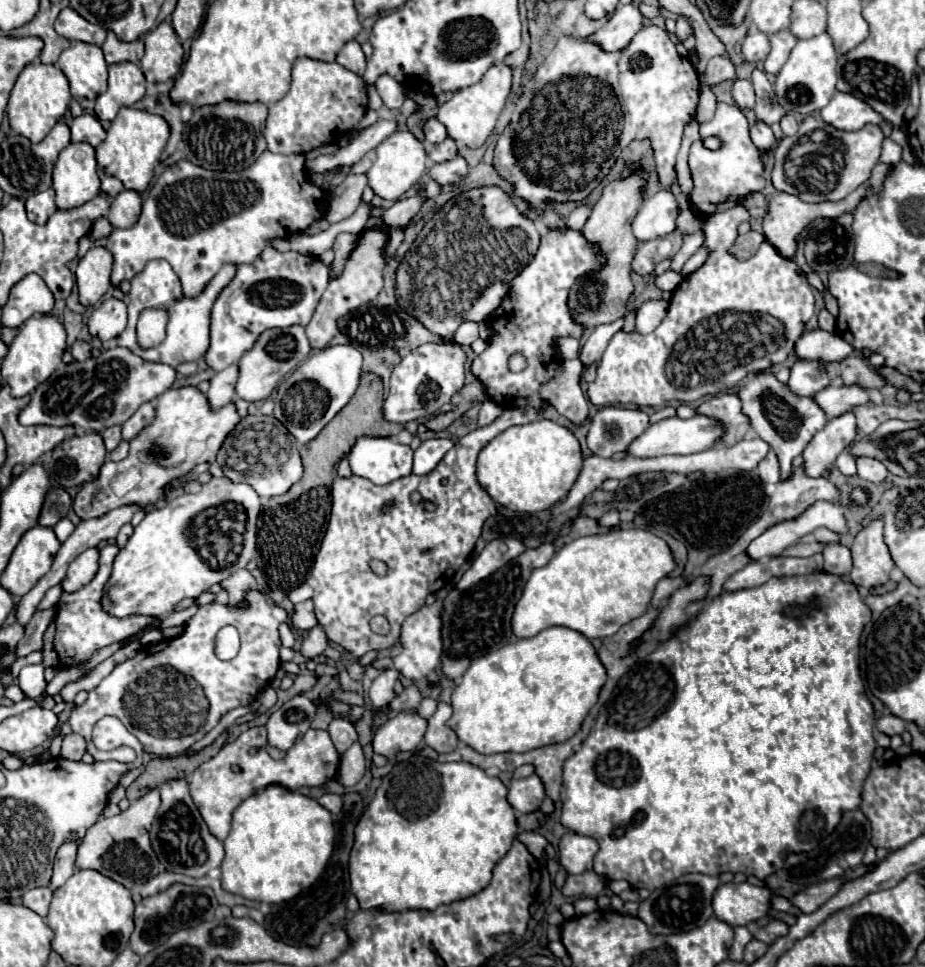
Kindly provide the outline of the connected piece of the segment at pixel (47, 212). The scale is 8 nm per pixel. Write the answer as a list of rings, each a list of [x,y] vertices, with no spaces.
[[[49,188],[45,192],[39,192],[35,196],[29,196],[27,202],[25,202],[25,208],[27,208],[27,218],[35,224],[45,224],[47,218],[55,212],[55,192]]]

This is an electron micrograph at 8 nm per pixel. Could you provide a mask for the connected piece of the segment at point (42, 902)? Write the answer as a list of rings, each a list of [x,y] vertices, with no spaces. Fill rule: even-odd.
[[[33,888],[33,890],[27,890],[23,894],[23,906],[27,906],[33,912],[37,912],[39,916],[47,916],[51,894],[53,894],[51,888]]]

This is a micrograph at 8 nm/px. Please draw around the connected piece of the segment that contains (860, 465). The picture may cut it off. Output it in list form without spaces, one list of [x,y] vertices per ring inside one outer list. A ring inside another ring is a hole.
[[[859,456],[859,460],[855,460],[855,464],[857,464],[857,474],[867,482],[881,482],[887,476],[885,464],[877,458]]]

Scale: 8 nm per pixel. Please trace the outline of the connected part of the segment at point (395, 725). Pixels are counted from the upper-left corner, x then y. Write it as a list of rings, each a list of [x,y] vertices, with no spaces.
[[[399,712],[377,728],[373,738],[373,750],[375,754],[381,754],[389,760],[399,754],[413,752],[423,742],[425,730],[427,720],[423,720],[419,714]]]

